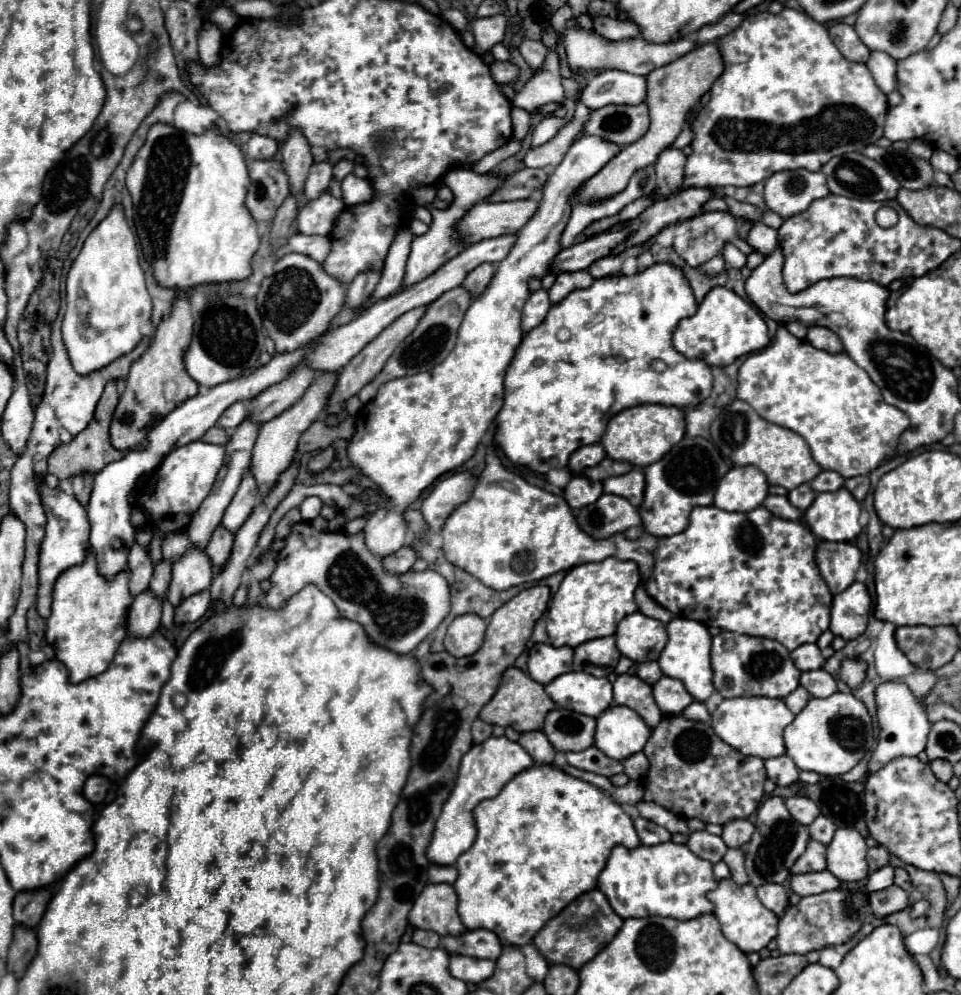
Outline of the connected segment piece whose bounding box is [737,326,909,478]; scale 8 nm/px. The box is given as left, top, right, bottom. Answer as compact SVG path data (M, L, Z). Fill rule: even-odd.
M785 326L777 328L777 334L767 348L749 354L741 364L737 398L753 406L755 412L767 422L779 424L803 436L811 448L815 462L823 470L839 472L843 478L869 474L887 458L895 456L899 436L909 428L909 418L881 398L881 390L873 384L869 374L859 368L845 352L829 354L825 350L817 350L809 342L789 334Z

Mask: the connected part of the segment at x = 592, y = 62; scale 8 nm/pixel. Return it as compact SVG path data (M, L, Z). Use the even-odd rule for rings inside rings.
M573 20L567 24L567 30L561 34L561 40L567 48L567 60L571 70L575 68L617 68L617 70L625 70L629 74L649 74L651 70L665 66L677 58L681 58L683 54L691 52L695 48L695 42L689 38L681 38L677 42L667 42L667 44L651 44L645 42L643 38L629 38L629 40L619 40L619 42L609 42L603 36L599 36L597 32L585 32L585 30L575 30L573 28Z

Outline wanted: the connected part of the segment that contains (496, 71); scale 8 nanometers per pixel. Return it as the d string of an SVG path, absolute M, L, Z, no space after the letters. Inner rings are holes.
M493 60L489 64L489 72L491 72L491 78L497 84L511 84L517 78L517 68L511 62L497 62L497 60Z

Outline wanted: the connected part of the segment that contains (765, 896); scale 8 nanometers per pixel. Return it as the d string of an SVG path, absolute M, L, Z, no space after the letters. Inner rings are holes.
M767 882L765 886L757 886L755 890L757 890L757 898L761 900L761 904L765 908L775 912L777 916L783 916L789 902L787 902L787 892L785 892L785 888L781 884Z

